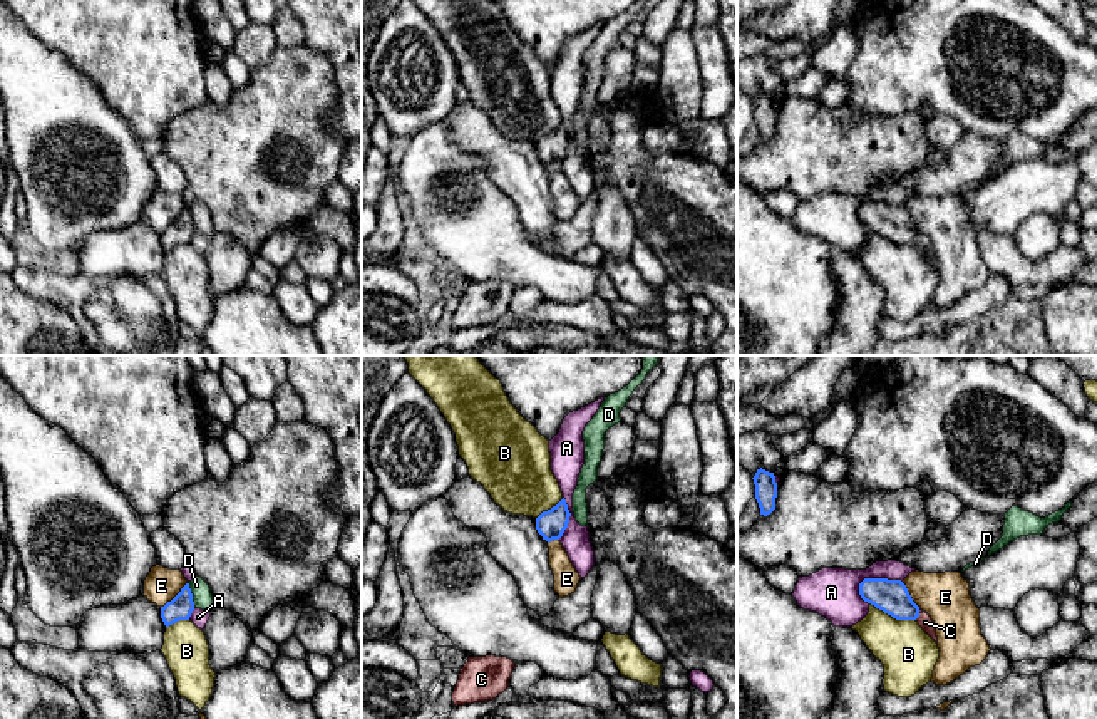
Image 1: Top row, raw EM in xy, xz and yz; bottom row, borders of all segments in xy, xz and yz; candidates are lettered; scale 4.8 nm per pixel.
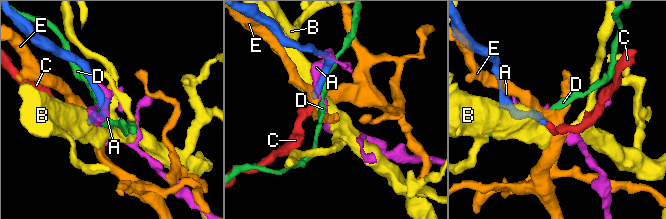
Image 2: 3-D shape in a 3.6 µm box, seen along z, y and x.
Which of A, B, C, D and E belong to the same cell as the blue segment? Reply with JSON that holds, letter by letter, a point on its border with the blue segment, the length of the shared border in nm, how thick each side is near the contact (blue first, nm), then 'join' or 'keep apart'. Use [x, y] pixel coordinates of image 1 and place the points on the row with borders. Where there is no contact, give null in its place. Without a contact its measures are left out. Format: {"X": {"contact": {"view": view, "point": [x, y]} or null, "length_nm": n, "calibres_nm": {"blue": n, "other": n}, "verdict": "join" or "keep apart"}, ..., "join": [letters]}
{"A": {"contact": {"view": "yz", "point": [875, 579]}, "length_nm": 220, "calibres_nm": {"blue": 160, "other": 240}, "verdict": "keep apart"}, "B": {"contact": {"view": "yz", "point": [893, 617]}, "length_nm": 240, "calibres_nm": {"blue": 160, "other": 260}, "verdict": "keep apart"}, "C": {"contact": {"view": "yz", "point": [916, 617]}, "length_nm": 40, "calibres_nm": {"blue": 160, "other": 70}, "verdict": "join"}, "D": {"contact": {"view": "xy", "point": [191, 594]}, "length_nm": 120, "calibres_nm": {"blue": 120, "other": 100}, "verdict": "keep apart"}, "E": {"contact": {"view": "xy", "point": [176, 595]}, "length_nm": 180, "calibres_nm": {"blue": 120, "other": 170}, "verdict": "keep apart"}, "join": ["C"]}

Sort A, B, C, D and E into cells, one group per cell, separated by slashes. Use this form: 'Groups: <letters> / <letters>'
Groups: A / B / C / D / E

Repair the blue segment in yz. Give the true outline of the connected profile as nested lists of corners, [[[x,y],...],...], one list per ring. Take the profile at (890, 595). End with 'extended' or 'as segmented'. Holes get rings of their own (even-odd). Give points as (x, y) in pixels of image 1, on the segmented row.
[[[864,578],[859,583],[859,595],[896,620],[916,620],[918,625],[938,644],[935,622],[913,602],[901,580]]]; extended

